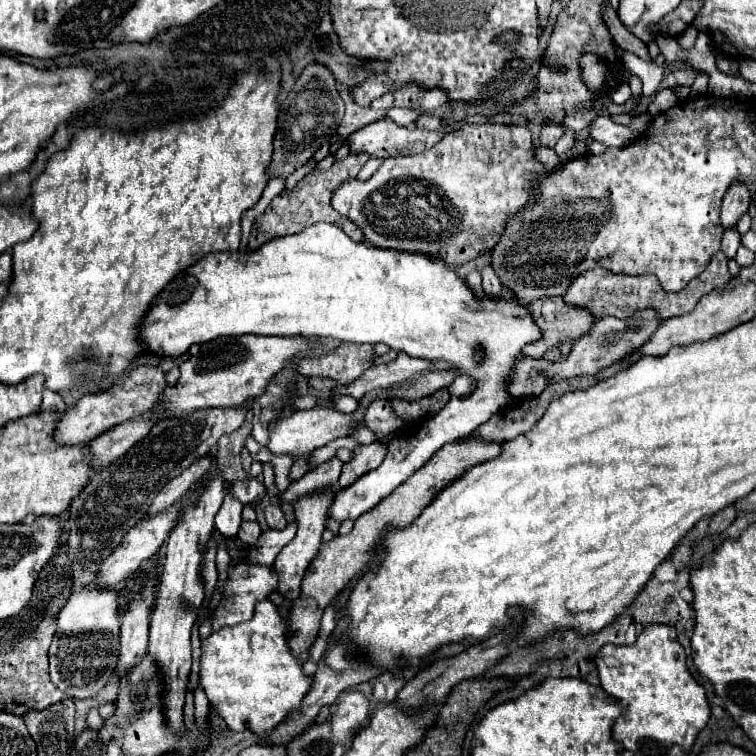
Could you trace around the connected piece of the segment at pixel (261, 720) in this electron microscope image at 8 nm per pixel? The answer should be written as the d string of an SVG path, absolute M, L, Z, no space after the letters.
M262 600L256 604L256 612L248 622L240 622L236 626L220 628L212 632L208 640L202 640L202 656L200 656L200 682L210 700L210 706L224 718L230 730L242 732L250 730L258 736L268 736L278 724L282 724L294 710L302 708L302 700L312 688L312 676L306 676L302 670L302 660L290 652L288 646L288 620L280 614L278 606L270 600Z

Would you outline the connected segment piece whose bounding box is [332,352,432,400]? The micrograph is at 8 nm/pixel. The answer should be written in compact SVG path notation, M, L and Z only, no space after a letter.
M398 352L396 360L392 360L388 364L370 366L354 384L338 386L332 392L336 392L336 394L350 394L356 400L360 400L370 390L388 388L388 386L394 386L394 384L400 384L400 382L412 378L414 374L426 372L430 368L430 364L432 364L430 360L412 358L406 352Z

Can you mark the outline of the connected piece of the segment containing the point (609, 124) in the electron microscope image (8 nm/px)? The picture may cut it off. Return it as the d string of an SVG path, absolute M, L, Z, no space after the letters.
M602 112L592 122L592 140L602 142L604 146L626 146L636 138L636 132L630 126L622 126L610 120L608 112Z

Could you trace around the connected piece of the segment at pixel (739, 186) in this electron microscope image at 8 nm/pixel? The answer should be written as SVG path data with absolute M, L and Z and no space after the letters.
M736 182L724 196L722 212L720 212L720 224L722 228L736 228L738 220L748 214L750 208L750 194L748 188L742 182Z

